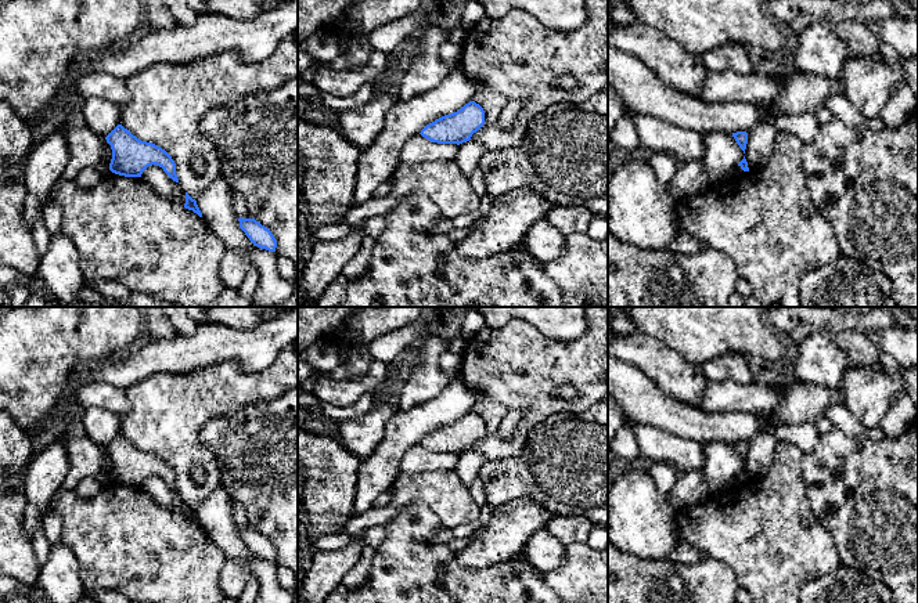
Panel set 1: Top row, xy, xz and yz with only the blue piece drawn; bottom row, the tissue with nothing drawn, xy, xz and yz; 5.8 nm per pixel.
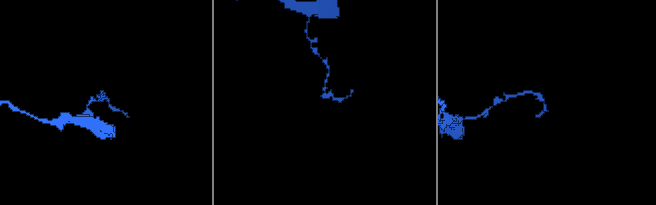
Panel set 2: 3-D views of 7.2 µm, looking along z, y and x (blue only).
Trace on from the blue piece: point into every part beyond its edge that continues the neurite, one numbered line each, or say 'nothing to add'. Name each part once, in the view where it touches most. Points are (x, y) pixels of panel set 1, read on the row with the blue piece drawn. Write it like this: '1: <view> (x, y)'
nothing to add

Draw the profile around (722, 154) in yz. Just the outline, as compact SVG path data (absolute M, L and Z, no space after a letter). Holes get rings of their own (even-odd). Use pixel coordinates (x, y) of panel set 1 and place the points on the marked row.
M719 130L705 134L701 165L710 184L728 178L744 156L732 134Z

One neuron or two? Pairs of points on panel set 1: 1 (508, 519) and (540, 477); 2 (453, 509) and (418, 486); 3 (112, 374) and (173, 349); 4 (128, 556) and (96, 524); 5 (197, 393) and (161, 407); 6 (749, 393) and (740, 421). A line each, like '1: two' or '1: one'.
1: two
2: one
3: one
4: one
5: one
6: two

